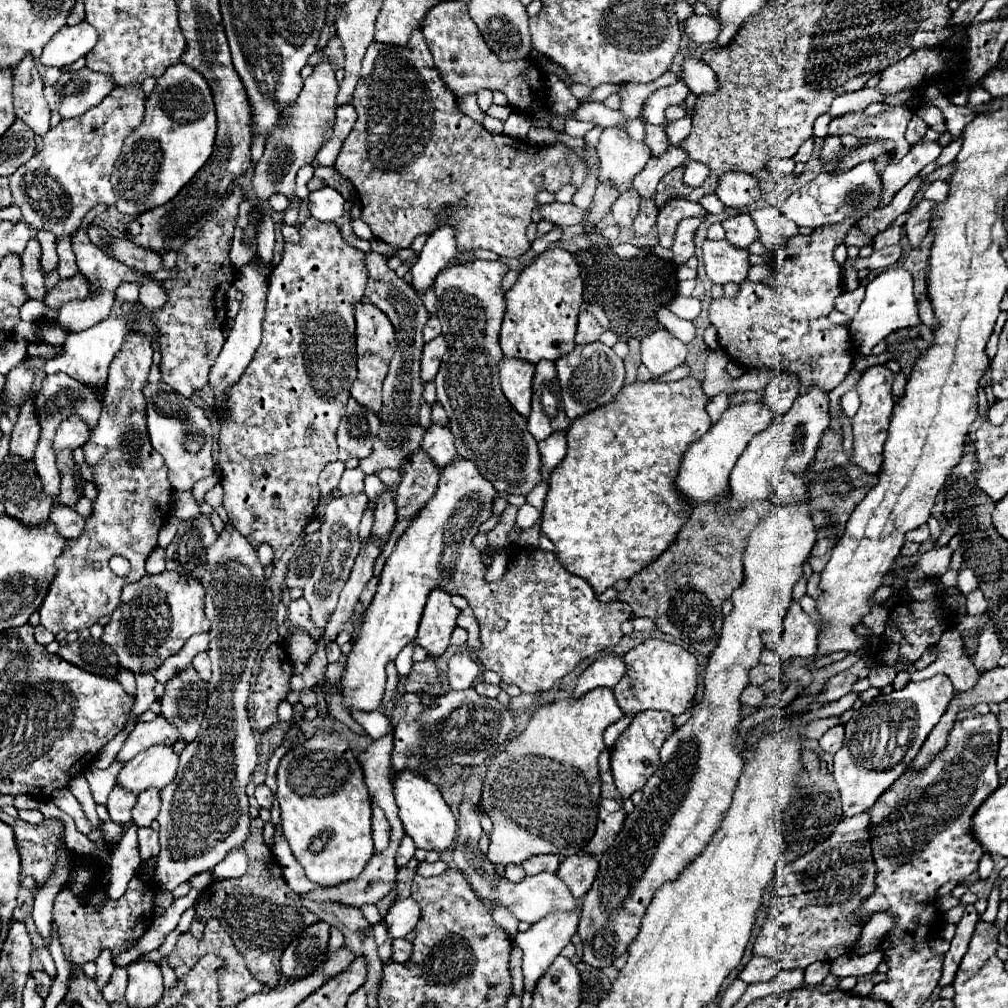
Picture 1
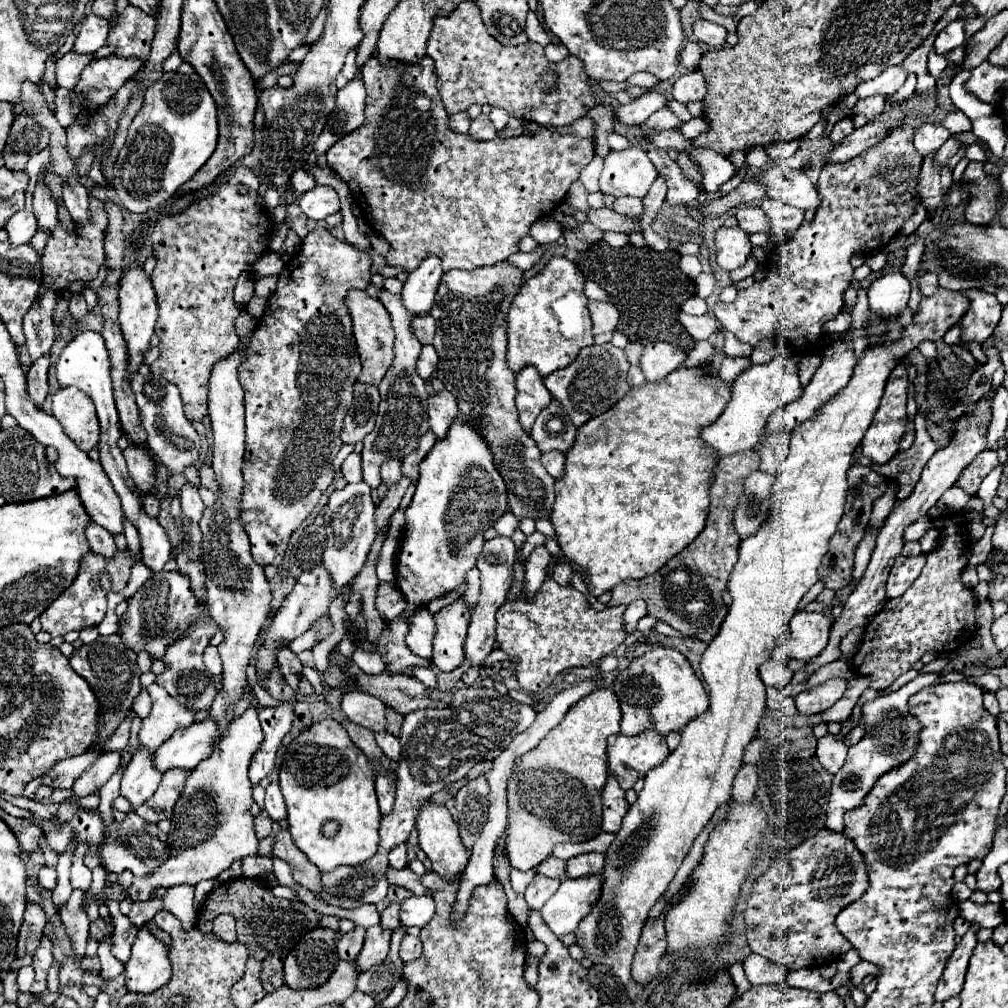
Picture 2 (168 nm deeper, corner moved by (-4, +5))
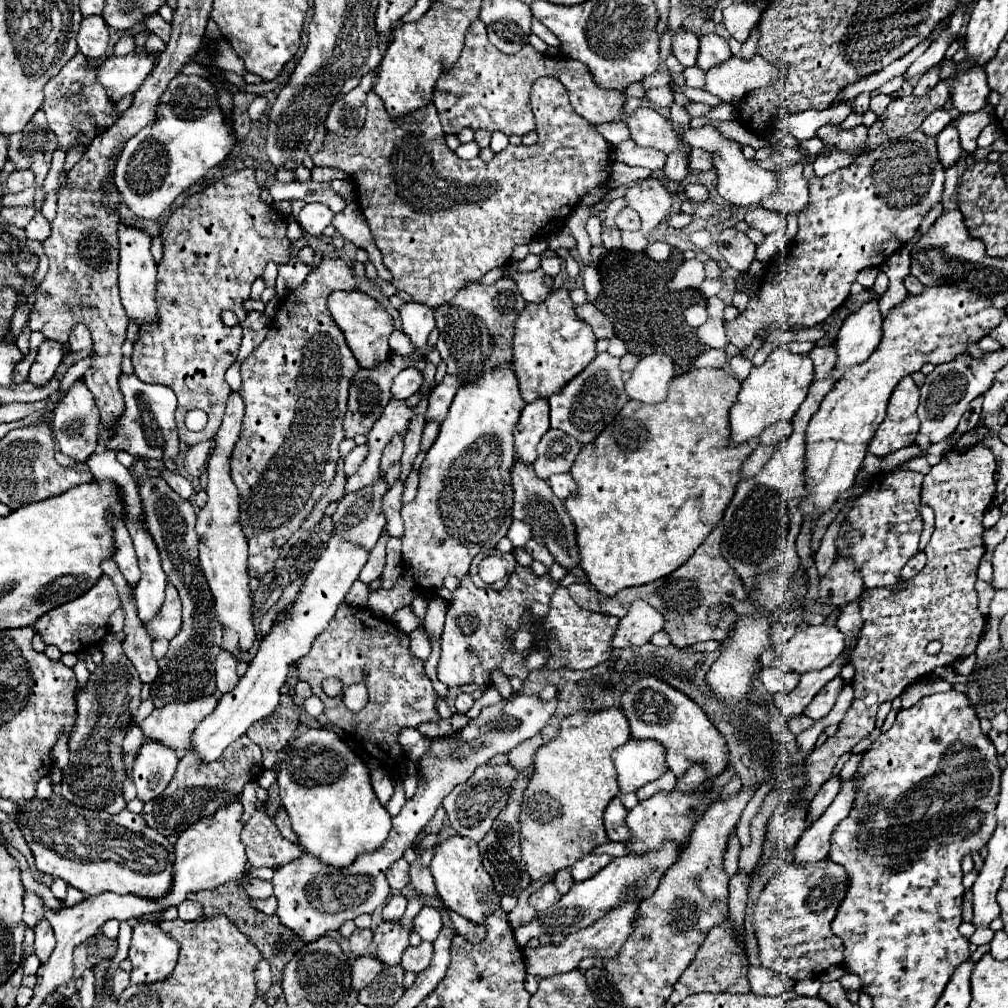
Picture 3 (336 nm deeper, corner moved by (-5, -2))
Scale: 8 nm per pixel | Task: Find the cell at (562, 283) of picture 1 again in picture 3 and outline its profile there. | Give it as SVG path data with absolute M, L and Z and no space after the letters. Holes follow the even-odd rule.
M566 289L552 291L544 303L526 305L522 315L516 319L512 367L520 383L520 395L526 403L560 393L562 387L584 371L594 357L596 337L590 327L578 319Z

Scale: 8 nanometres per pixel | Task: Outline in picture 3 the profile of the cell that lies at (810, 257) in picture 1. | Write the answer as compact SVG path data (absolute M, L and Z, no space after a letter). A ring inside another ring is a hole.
M920 129L884 141L868 155L858 157L850 167L838 169L836 173L824 177L814 177L810 181L808 207L802 211L802 215L798 215L800 229L792 243L788 263L784 265L782 273L776 273L772 279L764 281L758 295L748 301L744 313L740 313L734 321L724 323L730 343L738 349L748 349L758 331L764 327L782 323L788 327L814 327L826 321L826 317L850 295L850 287L862 269L880 267L894 251L904 247L916 235L920 221L930 211L930 207L942 201L942 193L944 167L938 161L936 137L924 135Z

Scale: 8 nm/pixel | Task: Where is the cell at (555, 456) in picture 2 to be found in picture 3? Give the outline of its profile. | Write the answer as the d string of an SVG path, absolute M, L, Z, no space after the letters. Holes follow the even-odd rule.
M562 473L562 475L552 475L548 479L548 485L552 487L554 495L562 501L566 501L568 497L574 497L578 493L578 485L574 483L572 475L570 473Z

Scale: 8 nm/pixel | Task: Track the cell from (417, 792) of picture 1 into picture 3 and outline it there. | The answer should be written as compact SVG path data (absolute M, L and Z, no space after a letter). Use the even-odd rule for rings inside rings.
M456 835L456 837L450 837L442 843L438 843L436 851L434 851L434 859L430 863L430 869L434 875L436 891L442 897L442 903L448 909L456 911L458 915L462 915L464 919L472 921L474 925L480 925L480 923L484 923L484 919L488 915L498 911L500 897L494 891L492 877L482 867L478 845L472 839Z

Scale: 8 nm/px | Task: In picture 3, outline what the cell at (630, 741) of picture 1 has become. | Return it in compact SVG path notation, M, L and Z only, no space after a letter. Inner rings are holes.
M630 739L614 749L612 761L618 771L618 787L622 793L636 793L668 771L664 745L654 739Z

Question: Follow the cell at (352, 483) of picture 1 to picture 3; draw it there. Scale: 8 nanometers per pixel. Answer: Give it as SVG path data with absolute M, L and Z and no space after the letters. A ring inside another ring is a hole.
M356 445L344 459L344 471L346 475L354 475L354 471L358 471L358 467L362 465L362 461L366 459L368 455L368 445Z

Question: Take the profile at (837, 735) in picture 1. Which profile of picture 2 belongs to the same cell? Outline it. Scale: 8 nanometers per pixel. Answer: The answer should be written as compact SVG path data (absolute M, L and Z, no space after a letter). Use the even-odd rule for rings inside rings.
M825 734L823 738L819 738L817 758L825 766L825 770L835 774L845 762L845 756L847 756L847 746L841 738L837 738L835 734Z

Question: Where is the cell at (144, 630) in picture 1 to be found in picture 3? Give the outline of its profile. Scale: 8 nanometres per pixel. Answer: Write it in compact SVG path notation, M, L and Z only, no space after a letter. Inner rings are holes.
M166 585L166 601L162 605L162 611L158 613L158 619L152 619L146 623L148 635L152 639L172 639L182 625L180 617L180 597L174 585Z

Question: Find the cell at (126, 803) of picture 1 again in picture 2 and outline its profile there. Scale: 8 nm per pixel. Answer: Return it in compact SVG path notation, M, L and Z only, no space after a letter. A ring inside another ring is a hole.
M139 748L131 762L127 764L123 778L121 778L121 796L129 800L131 808L135 810L141 806L147 798L153 796L157 790L157 784L161 782L161 772L157 772L151 764L151 752L145 748Z

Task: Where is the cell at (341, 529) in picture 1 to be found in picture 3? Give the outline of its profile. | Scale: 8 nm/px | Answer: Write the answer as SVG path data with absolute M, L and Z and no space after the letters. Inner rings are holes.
M380 469L380 479L376 483L344 495L338 501L338 511L332 515L336 523L334 533L372 549L386 527L386 517L382 513L382 497L386 493L388 483L384 481L384 471Z

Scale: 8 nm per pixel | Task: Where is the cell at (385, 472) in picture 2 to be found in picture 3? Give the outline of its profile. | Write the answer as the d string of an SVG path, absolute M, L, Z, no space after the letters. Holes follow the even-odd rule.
M394 435L392 441L386 445L386 449L384 449L384 453L382 453L382 463L380 463L380 467L382 467L384 471L388 471L388 467L390 467L394 461L400 459L400 455L402 455L402 435Z

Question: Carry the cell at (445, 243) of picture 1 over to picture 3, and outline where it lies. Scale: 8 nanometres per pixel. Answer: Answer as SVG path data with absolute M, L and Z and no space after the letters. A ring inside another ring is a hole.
M404 303L400 309L402 331L414 345L414 351L422 349L434 329L434 311L422 303Z

